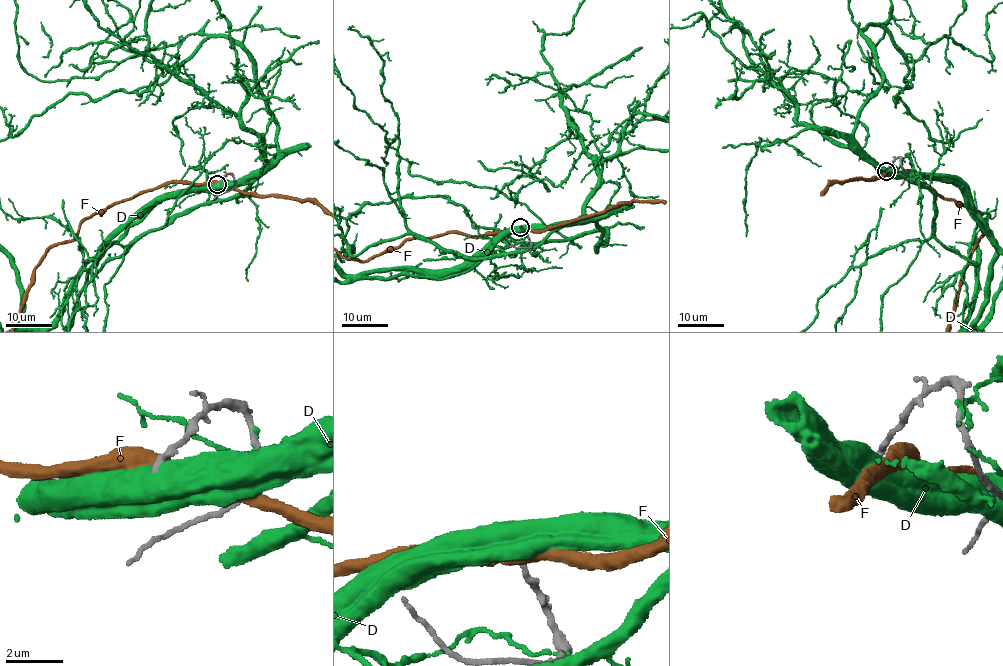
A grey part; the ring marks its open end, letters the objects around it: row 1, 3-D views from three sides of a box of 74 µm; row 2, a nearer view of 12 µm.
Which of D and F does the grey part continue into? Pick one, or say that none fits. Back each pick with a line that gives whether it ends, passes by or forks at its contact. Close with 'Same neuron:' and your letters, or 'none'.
Same neuron: none

